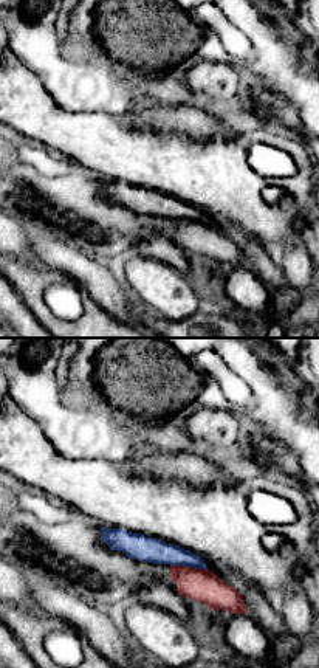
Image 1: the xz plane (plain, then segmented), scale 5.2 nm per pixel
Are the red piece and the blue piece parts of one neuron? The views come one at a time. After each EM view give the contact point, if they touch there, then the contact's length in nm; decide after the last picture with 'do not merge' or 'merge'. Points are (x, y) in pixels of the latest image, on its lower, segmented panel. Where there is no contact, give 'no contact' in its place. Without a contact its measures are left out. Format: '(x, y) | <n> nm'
(188, 568) | 190 nm

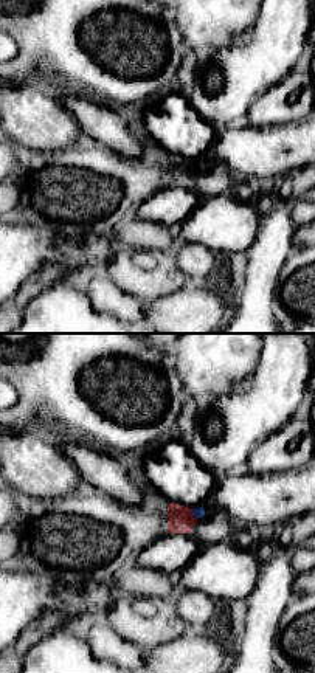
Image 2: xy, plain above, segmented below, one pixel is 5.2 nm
(191, 515) | 70 nm

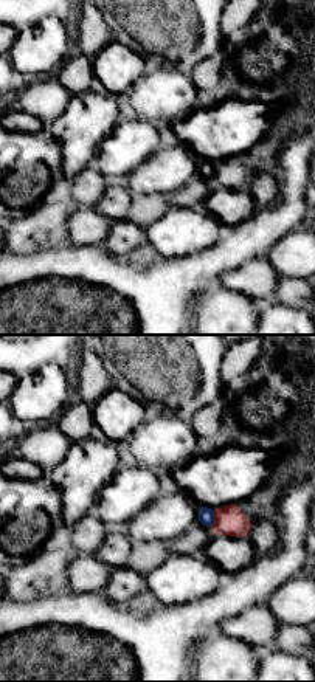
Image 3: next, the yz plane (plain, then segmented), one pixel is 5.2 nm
(214, 518) | 90 nm

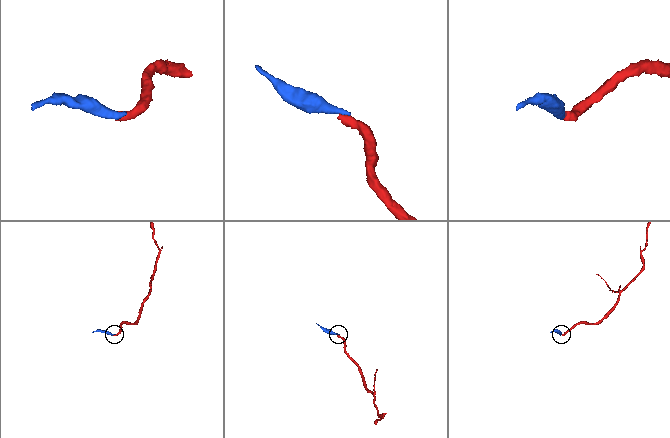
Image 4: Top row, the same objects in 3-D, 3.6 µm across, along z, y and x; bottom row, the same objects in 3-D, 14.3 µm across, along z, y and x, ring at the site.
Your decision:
do not merge

